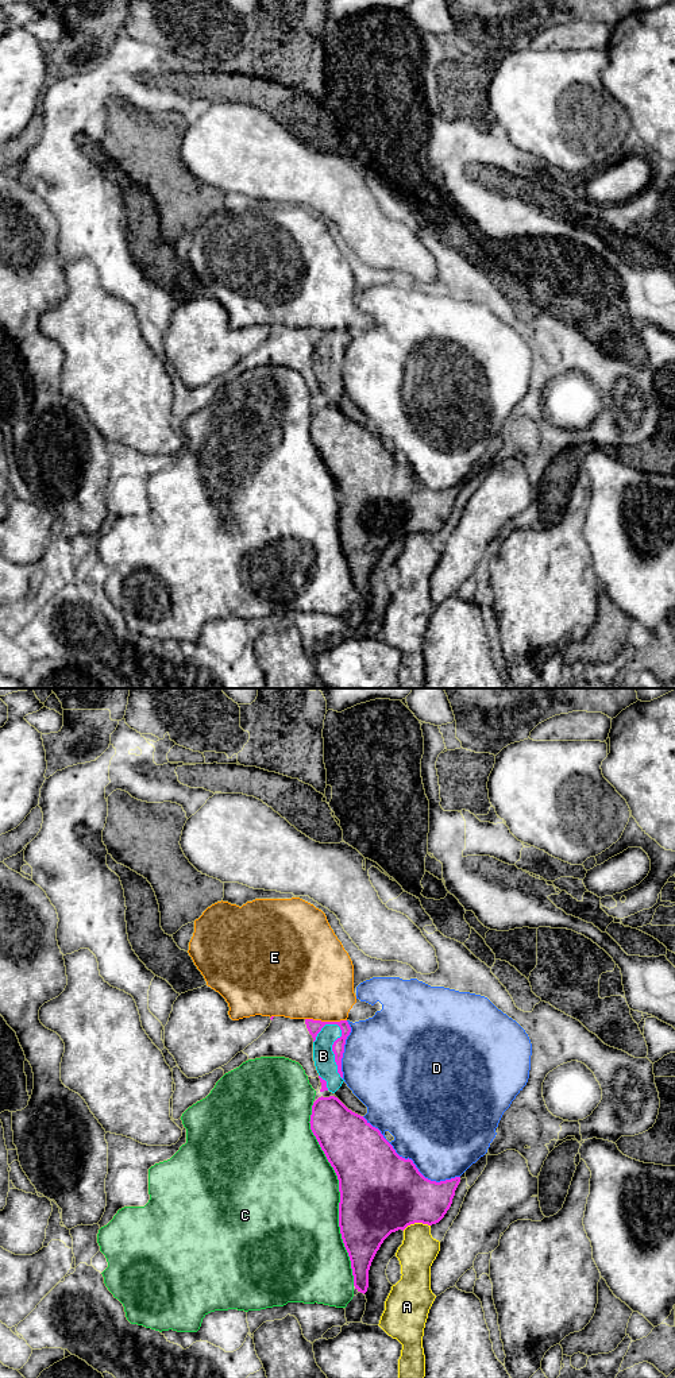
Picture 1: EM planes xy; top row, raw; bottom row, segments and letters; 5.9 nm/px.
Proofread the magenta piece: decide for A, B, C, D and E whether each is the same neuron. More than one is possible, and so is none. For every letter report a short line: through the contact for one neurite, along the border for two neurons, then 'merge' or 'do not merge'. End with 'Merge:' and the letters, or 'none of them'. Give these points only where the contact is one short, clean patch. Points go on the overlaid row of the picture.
A: do not merge
B: do not merge
C: do not merge
D: do not merge
E: do not merge
Merge: none of them

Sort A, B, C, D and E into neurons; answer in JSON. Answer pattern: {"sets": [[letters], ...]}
{"sets": [["A"], ["B"], ["C"], ["D"], ["E"]]}

